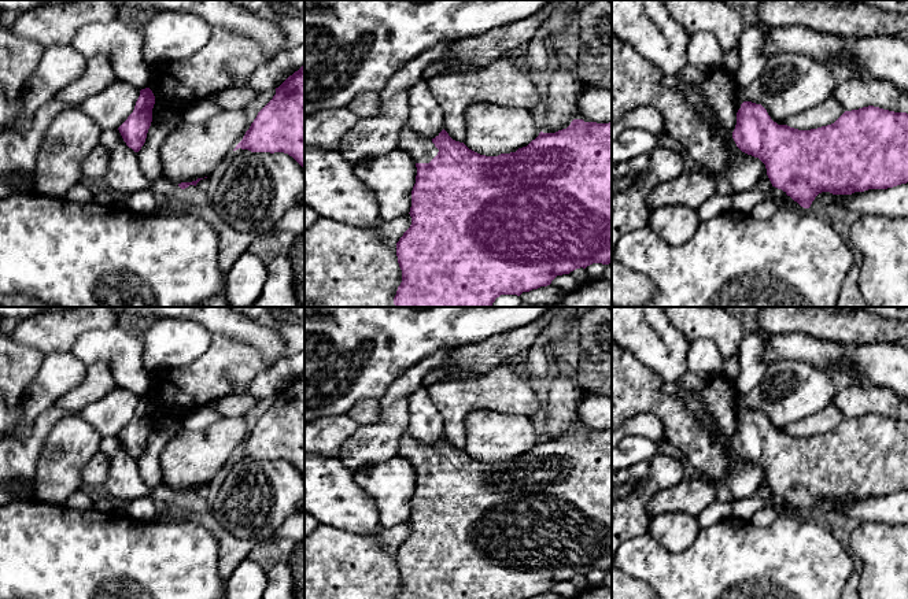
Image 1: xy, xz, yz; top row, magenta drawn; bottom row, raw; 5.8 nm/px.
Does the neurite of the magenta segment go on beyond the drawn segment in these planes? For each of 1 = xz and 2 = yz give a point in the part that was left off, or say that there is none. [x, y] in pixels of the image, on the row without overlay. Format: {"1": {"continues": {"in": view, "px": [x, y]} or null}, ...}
{"1": {"continues": {"in": "xz", "px": [420, 455]}}, "2": {"continues": null}}

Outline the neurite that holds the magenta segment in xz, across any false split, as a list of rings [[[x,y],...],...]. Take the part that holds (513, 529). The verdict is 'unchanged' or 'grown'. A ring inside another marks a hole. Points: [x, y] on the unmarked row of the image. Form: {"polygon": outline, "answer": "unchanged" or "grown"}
{"polygon": [[[573,426],[566,436],[543,440],[516,459],[486,463],[453,447],[443,436],[435,445],[418,443],[409,430],[399,441],[398,455],[407,459],[417,474],[411,498],[411,532],[396,550],[402,589],[396,599],[529,599],[547,594],[557,583],[586,576],[593,570],[612,570],[612,429],[597,430]]], "answer": "grown"}

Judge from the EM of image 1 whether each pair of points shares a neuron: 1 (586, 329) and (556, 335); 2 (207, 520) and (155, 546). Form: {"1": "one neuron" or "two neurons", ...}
{"1": "two neurons", "2": "two neurons"}

